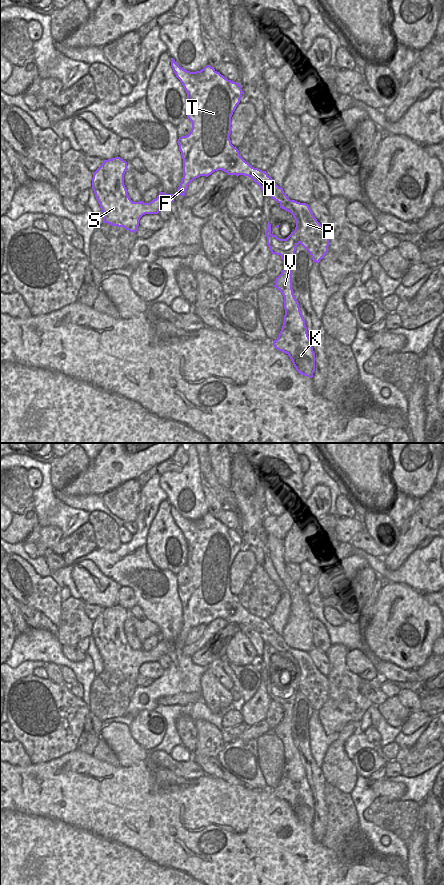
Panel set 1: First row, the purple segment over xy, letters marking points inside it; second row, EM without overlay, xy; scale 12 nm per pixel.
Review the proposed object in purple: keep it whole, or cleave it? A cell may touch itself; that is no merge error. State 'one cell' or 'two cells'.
two cells

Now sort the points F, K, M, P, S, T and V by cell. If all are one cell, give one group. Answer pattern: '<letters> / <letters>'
F M P S T / K V

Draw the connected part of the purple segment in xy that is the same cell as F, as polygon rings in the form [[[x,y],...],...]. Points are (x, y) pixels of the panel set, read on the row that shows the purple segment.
[[[171,58],[171,67],[187,93],[187,118],[192,123],[190,133],[179,137],[177,141],[183,159],[183,178],[177,193],[160,192],[157,198],[149,203],[133,202],[124,185],[127,162],[118,156],[104,160],[102,165],[93,173],[92,178],[92,189],[103,212],[103,223],[124,227],[126,230],[136,233],[139,220],[143,215],[158,214],[163,207],[171,205],[176,195],[185,196],[188,185],[194,179],[200,176],[208,177],[213,172],[222,170],[228,175],[250,177],[259,185],[265,196],[270,196],[280,204],[289,204],[297,212],[300,219],[299,243],[310,253],[313,262],[319,263],[328,252],[328,230],[317,221],[308,204],[290,200],[283,188],[279,187],[266,171],[252,167],[240,156],[238,149],[231,144],[229,138],[231,117],[243,94],[239,83],[228,80],[210,65],[205,66],[200,71],[190,72],[181,68]]]

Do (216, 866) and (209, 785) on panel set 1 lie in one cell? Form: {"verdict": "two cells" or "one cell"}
{"verdict": "one cell"}

